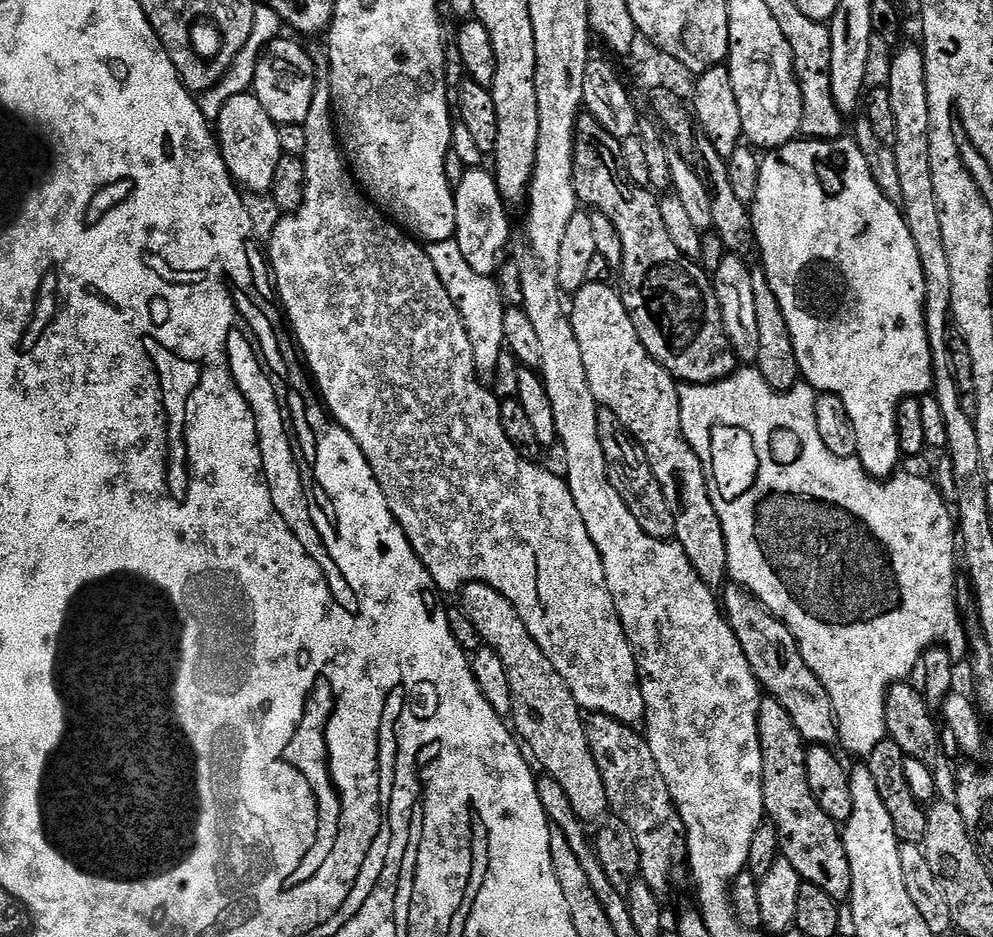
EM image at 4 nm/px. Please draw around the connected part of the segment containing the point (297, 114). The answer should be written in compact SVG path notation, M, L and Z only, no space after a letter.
M277 38L260 55L254 94L277 126L303 125L306 114L310 114L310 102L314 102L316 82L310 52L292 40Z

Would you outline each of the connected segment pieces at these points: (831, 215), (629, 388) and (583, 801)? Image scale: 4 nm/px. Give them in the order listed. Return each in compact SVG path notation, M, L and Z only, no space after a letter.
M797 138L797 139L795 139L795 140L791 140L791 142L790 142L790 143L789 143L789 144L787 144L787 145L786 145L786 146L782 146L782 147L781 147L781 148L773 148L773 149L771 149L771 151L769 151L769 152L768 152L768 153L767 153L767 155L765 155L765 156L768 156L768 157L766 157L766 158L765 158L765 160L764 160L764 161L762 161L762 162L761 162L761 164L760 164L760 173L758 173L758 174L757 174L757 176L756 176L756 197L754 197L754 198L753 198L753 200L750 200L750 211L751 211L751 213L752 213L752 225L753 225L753 226L754 226L754 234L755 234L755 235L756 235L756 248L757 248L757 249L758 249L758 256L759 256L759 252L760 252L760 260L761 260L761 261L760 261L760 260L759 260L759 263L760 263L760 264L761 264L761 265L762 265L762 267L763 267L763 269L764 269L764 273L765 273L765 274L766 274L766 278L767 278L767 279L768 279L768 281L769 281L769 282L770 282L770 290L774 290L774 298L778 298L778 306L782 306L782 314L783 314L783 315L784 315L784 316L785 316L785 318L786 318L786 326L790 326L790 338L794 338L794 354L798 354L798 366L799 366L799 367L800 367L800 374L801 374L801 377L803 377L803 379L804 379L804 380L805 380L805 381L807 381L807 383L809 383L809 384L811 384L811 385L812 385L812 387L813 387L813 388L815 388L815 389L816 389L816 391L817 391L817 393L820 393L820 394L823 394L823 393L826 393L826 392L829 392L829 393L830 393L830 394L834 394L834 395L835 395L835 396L837 396L837 397L838 397L838 398L842 398L842 402L846 402L846 414L850 414L850 422L854 422L854 434L858 434L858 450L857 450L857 451L856 451L856 456L857 456L857 457L858 457L858 459L859 459L859 462L860 462L860 464L861 464L861 465L862 465L862 467L863 467L863 468L865 468L865 469L866 469L866 471L867 471L867 472L868 472L868 473L869 473L869 474L871 474L871 475L872 475L872 476L875 476L875 477L877 477L877 478L887 478L887 477L889 477L889 476L891 476L891 475L893 475L893 473L895 473L895 472L896 472L896 471L897 471L897 469L899 469L899 468L900 468L900 467L901 467L901 464L900 464L900 460L901 460L901 461L902 461L902 453L901 453L901 450L900 450L900 443L899 443L899 442L898 442L898 430L897 430L897 429L896 429L896 411L897 411L897 410L898 410L898 406L899 406L899 405L900 405L900 403L901 403L901 402L903 402L903 401L904 401L904 400L907 400L907 399L909 399L909 398L920 398L920 397L923 397L923 395L922 395L922 394L923 394L923 392L926 392L926 394L928 394L928 393L931 393L931 392L932 392L932 391L933 391L933 362L932 362L932 347L931 347L931 346L930 346L930 342L929 342L929 341L928 341L928 331L927 331L927 330L926 330L926 326L925 326L925 325L924 325L924 275L923 275L923 274L922 274L922 262L921 262L921 261L920 261L920 259L919 259L919 258L918 258L918 246L914 246L914 238L910 238L910 230L909 230L909 229L908 229L908 227L907 227L907 226L906 226L906 222L905 222L905 221L904 221L904 213L903 213L903 211L902 211L902 209L901 209L901 207L900 207L900 205L899 205L899 203L897 203L897 201L895 201L895 200L891 200L891 199L890 199L890 198L886 198L886 194L882 194L882 190L881 190L881 189L880 189L880 187L879 187L879 186L878 186L878 182L874 182L874 174L870 174L870 166L866 166L866 158L865 158L865 157L864 157L864 155L863 155L863 154L862 154L862 150L861 150L861 149L860 149L860 148L859 148L859 146L858 146L858 145L857 145L857 144L856 144L856 141L855 141L855 139L852 139L852 138L848 138L848 140L804 140L804 139L805 139L805 138Z
M589 282L581 286L570 300L570 319L572 321L572 329L578 338L578 350L582 350L582 364L586 366L586 378L590 382L590 390L594 394L597 405L600 408L609 408L614 410L614 414L618 414L618 418L623 422L628 430L628 435L640 445L644 456L648 459L648 464L654 470L654 474L658 478L658 482L664 487L664 493L668 499L668 505L672 507L672 513L676 519L676 534L675 539L678 541L681 548L684 549L686 555L690 558L690 562L694 566L694 570L698 574L698 578L702 578L702 582L707 588L720 590L725 587L726 581L729 579L728 571L728 547L726 546L726 538L722 530L722 522L718 518L718 510L714 510L714 502L712 501L712 491L708 488L708 474L700 456L695 450L690 447L688 440L684 436L682 430L682 418L680 417L680 389L677 381L667 372L664 367L657 362L646 350L646 346L642 346L642 342L638 338L638 330L634 330L634 322L628 313L628 307L624 305L624 297L619 291L616 292L608 284L595 284Z
M468 584L458 599L459 607L477 628L481 641L501 658L513 696L510 720L526 748L528 743L531 759L537 765L540 763L550 779L562 786L566 798L570 798L570 806L574 806L574 814L578 814L581 821L599 821L609 811L606 786L602 786L598 762L594 762L588 745L588 729L582 719L582 710L576 705L570 686L566 686L562 674L554 670L550 658L546 658L538 642L534 642L530 630L526 630L516 607L502 593L488 584Z

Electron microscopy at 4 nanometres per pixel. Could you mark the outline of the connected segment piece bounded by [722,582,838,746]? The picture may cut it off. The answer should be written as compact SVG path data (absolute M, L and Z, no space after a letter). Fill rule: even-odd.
M735 582L729 583L723 589L722 611L728 617L728 625L734 630L734 634L754 670L756 681L767 695L782 702L782 706L786 706L786 714L790 714L790 718L794 718L794 726L798 726L798 734L809 745L835 745L838 733L830 694L826 694L826 686L822 686L822 682L818 682L814 670L810 670L810 666L806 666L798 642L792 631L788 629L788 625L781 622L747 588L741 588Z

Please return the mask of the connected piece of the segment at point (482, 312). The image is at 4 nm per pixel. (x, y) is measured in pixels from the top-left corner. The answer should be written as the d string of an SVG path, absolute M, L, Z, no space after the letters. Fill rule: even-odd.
M455 239L437 244L427 245L426 248L430 262L434 262L434 270L446 286L446 294L456 304L462 322L466 326L466 334L470 338L470 346L474 350L474 366L476 378L484 388L491 389L497 373L498 356L506 351L502 322L506 311L499 294L497 281L486 274L478 274L478 270L470 267L470 262L462 255L462 250L457 246Z

